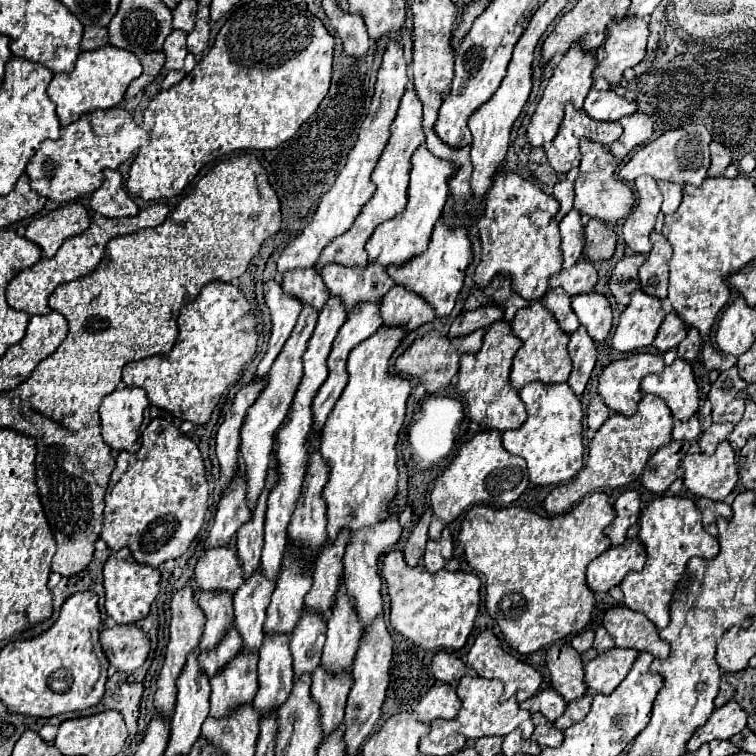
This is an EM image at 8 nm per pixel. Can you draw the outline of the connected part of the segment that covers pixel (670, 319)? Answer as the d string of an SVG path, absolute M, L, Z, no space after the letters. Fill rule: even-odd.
M669 312L669 314L665 314L665 320L659 326L659 332L653 340L653 346L659 352L667 352L671 348L677 348L677 344L685 338L685 334L687 334L687 330L685 330L683 320L675 312Z

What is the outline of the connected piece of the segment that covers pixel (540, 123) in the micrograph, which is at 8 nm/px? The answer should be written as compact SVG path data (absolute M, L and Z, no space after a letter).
M573 42L573 46L563 54L561 62L557 64L545 92L543 92L543 98L541 102L537 104L537 110L531 118L531 124L527 128L527 136L529 136L529 142L533 146L549 146L549 142L555 138L559 126L561 126L561 120L563 120L563 106L567 102L573 102L575 108L581 108L583 106L583 100L593 84L593 70L595 70L595 56L587 50L581 48L581 42Z

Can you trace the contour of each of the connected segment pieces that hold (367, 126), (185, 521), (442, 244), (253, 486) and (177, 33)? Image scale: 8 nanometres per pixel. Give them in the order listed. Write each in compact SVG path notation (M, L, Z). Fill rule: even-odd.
M395 40L387 42L387 50L383 54L383 62L377 74L377 82L375 82L375 94L373 94L373 102L369 108L369 114L365 118L365 122L359 128L359 138L353 146L353 150L347 156L347 164L343 166L341 174L337 176L333 188L321 198L317 212L313 216L313 220L309 222L309 226L283 250L279 262L277 262L277 280L281 278L283 272L287 270L297 270L297 268L313 268L317 264L317 256L321 256L323 248L339 234L347 232L351 228L351 224L355 222L359 210L363 208L365 202L371 200L375 186L371 182L371 172L377 166L379 156L383 154L387 142L389 142L389 126L397 114L399 108L399 100L405 92L405 84L409 82L407 76L407 58L403 58L403 46Z
M155 418L143 432L141 448L135 454L121 452L117 456L117 464L105 494L101 538L113 552L121 548L129 548L139 564L149 564L157 568L165 560L179 558L195 540L195 536L199 534L205 522L207 498L209 498L209 488L207 488L205 464L197 444L189 440L185 434L181 434L181 430L171 420Z
M439 220L433 228L429 248L421 256L415 256L415 260L411 260L409 264L401 264L401 268L393 264L393 268L387 268L387 272L395 280L395 284L411 288L421 298L425 298L435 308L437 316L447 316L451 314L455 306L455 298L463 288L465 270L471 264L471 260L473 260L473 252L467 230L463 226L447 226L443 220Z
M303 304L303 310L299 314L299 320L297 320L289 340L285 342L281 354L277 356L277 360L273 362L273 366L267 374L269 384L265 386L265 390L259 394L259 398L255 400L255 404L249 408L249 412L245 416L245 424L241 428L239 456L245 466L247 500L249 500L251 510L255 508L257 496L261 494L261 490L265 486L265 474L267 474L267 468L271 462L271 452L273 452L273 432L277 432L277 428L283 424L285 416L289 414L289 404L293 402L293 392L297 390L297 380L301 380L301 356L305 352L305 344L309 342L309 336L313 336L315 324L317 324L317 312L313 312L313 308Z
M173 30L165 44L163 44L163 52L165 52L165 70L183 70L183 60L187 56L187 46L185 46L185 38L187 34L181 30Z

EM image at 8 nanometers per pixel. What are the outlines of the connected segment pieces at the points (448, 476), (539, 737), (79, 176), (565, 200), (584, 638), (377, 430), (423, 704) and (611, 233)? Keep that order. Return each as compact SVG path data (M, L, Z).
M483 430L477 432L469 442L465 442L455 456L455 460L447 466L447 470L437 478L435 488L431 492L431 510L433 520L429 524L429 538L437 540L441 530L453 522L463 510L485 504L493 508L509 506L515 502L527 488L527 466L521 456L509 454L501 444L501 432Z
M531 714L531 720L533 720L533 726L535 726L533 740L535 740L541 748L561 746L561 742L563 742L563 732L559 732L549 720L545 720L545 716L541 716L541 714Z
M123 108L97 110L97 112L89 112L87 116L81 116L81 120L75 120L73 124L65 126L61 130L59 140L43 140L37 154L29 160L25 172L29 176L31 188L39 196L45 196L57 204L63 204L63 202L77 200L85 194L91 194L97 186L101 186L101 172L105 168L113 168L113 170L119 168L119 164L133 158L139 148L141 148L141 126L137 126L133 122L133 116L127 110L123 110Z
M569 180L557 182L553 188L553 196L561 204L561 210L557 212L557 222L561 222L561 218L573 208L573 182Z
M583 630L579 634L575 634L571 638L571 646L577 650L577 652L585 652L593 646L594 632L592 630Z
M383 326L377 330L371 338L363 340L359 346L355 346L347 358L347 374L349 382L339 396L333 412L329 414L329 420L325 422L325 428L321 430L321 448L319 452L331 466L329 482L325 484L323 498L327 502L327 534L329 540L335 540L337 532L341 528L349 528L351 532L363 526L377 524L379 520L387 518L389 504L393 496L397 494L397 438L399 430L405 420L405 404L411 394L409 380L401 376L389 374L389 358L401 344L405 330L399 326Z
M439 684L433 686L417 704L415 714L421 722L429 724L431 720L438 718L450 720L457 716L461 708L461 700L455 694L455 688L451 684Z
M589 220L585 226L585 248L583 256L591 262L603 262L609 260L617 246L617 234L611 224L605 224L603 220Z

